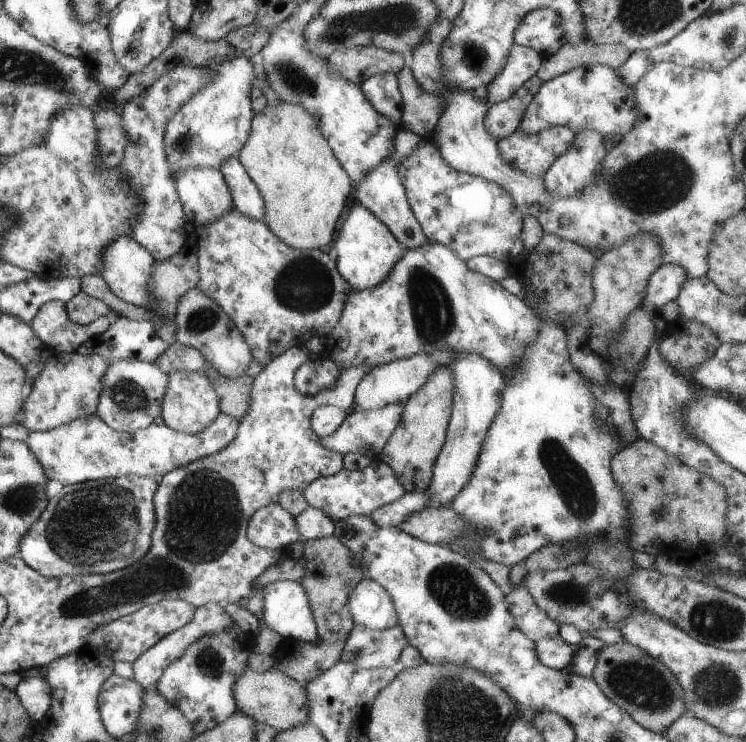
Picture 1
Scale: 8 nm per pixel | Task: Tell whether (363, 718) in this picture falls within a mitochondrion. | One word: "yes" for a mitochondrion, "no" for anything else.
no

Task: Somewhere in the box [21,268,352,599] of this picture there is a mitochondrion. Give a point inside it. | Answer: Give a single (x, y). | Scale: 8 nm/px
(79, 536)

